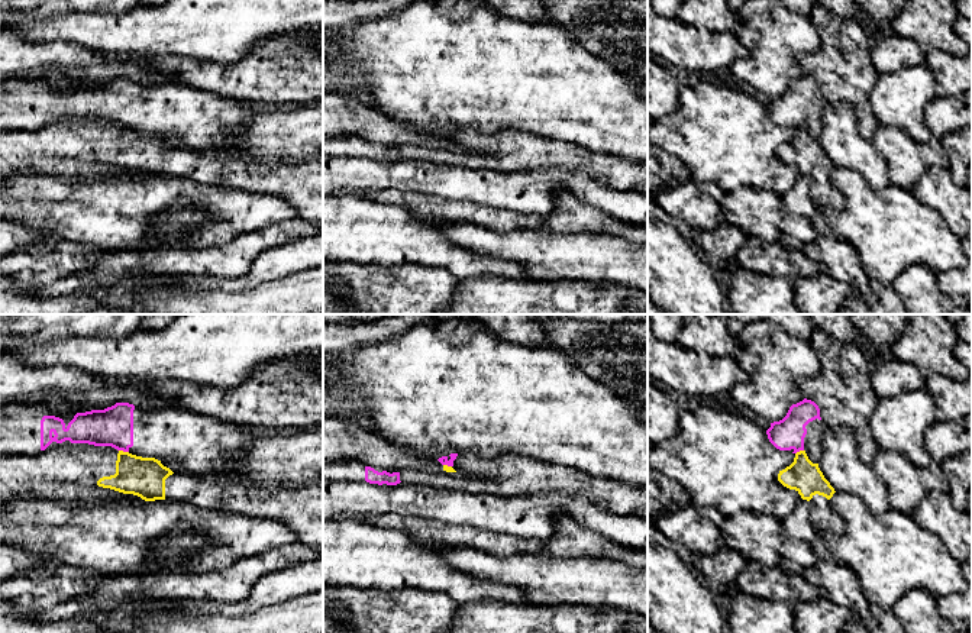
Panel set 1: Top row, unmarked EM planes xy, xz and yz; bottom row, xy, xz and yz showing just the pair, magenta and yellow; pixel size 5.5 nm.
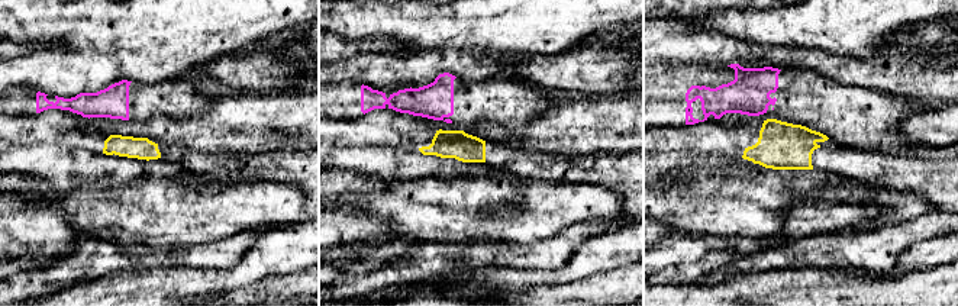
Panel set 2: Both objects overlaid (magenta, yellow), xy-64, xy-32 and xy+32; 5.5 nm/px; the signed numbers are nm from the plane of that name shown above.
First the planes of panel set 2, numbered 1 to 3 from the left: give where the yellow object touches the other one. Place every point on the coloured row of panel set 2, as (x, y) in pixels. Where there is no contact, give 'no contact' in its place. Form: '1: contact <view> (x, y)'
1: no contact
2: no contact
3: no contact

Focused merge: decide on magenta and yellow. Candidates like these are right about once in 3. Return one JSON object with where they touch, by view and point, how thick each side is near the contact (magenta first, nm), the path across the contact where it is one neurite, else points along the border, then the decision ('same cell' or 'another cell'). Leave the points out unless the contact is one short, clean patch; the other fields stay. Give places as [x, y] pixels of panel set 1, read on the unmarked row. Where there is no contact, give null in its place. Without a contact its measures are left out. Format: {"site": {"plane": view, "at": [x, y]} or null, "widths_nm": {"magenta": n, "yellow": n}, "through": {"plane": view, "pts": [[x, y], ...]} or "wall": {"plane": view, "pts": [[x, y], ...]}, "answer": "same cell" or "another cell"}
{"site": {"plane": "xy", "at": [123, 126]}, "widths_nm": {"magenta": 220, "yellow": 220}, "wall": {"plane": "xy", "pts": [[119, 125], [128, 128]]}, "answer": "another cell"}

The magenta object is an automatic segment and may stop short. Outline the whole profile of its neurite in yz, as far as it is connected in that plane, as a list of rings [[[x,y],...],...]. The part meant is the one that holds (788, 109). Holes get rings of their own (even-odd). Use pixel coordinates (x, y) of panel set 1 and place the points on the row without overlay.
[[[804,74],[792,80],[782,96],[771,98],[766,110],[776,125],[792,129],[804,126],[808,135],[817,139],[824,106],[818,81]]]

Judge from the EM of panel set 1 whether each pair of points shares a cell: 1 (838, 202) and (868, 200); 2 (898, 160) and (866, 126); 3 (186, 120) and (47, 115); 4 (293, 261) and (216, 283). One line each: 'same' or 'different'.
1: different
2: different
3: same
4: same

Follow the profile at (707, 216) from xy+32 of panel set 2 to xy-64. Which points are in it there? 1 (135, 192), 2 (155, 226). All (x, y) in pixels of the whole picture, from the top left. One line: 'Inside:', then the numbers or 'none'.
Inside: 1, 2

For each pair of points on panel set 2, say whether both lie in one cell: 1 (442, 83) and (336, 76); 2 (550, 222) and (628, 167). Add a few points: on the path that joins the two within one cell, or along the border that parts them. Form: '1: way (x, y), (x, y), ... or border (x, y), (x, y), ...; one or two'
1: border (465, 81), (441, 73), (426, 84), (397, 90); two
2: border (568, 182), (609, 187), (622, 197), (625, 209); two

